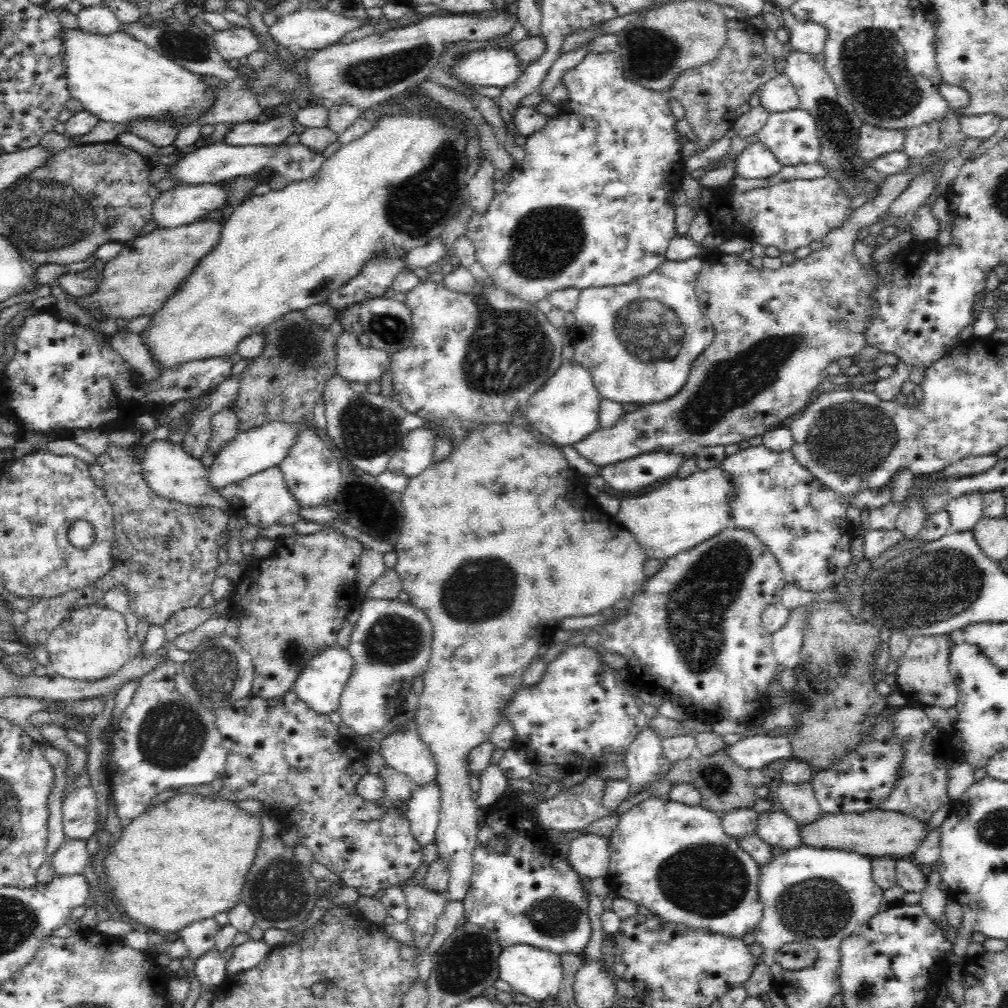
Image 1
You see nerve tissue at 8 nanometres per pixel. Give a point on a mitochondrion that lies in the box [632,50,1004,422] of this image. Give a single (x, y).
(836, 125)

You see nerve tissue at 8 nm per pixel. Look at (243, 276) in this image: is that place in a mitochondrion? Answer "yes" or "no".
no

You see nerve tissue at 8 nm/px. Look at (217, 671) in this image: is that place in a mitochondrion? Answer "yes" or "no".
yes

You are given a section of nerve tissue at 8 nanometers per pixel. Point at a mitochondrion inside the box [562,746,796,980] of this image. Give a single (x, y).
(709, 880)

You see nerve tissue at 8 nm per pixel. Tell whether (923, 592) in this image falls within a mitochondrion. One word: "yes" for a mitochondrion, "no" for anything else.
yes

